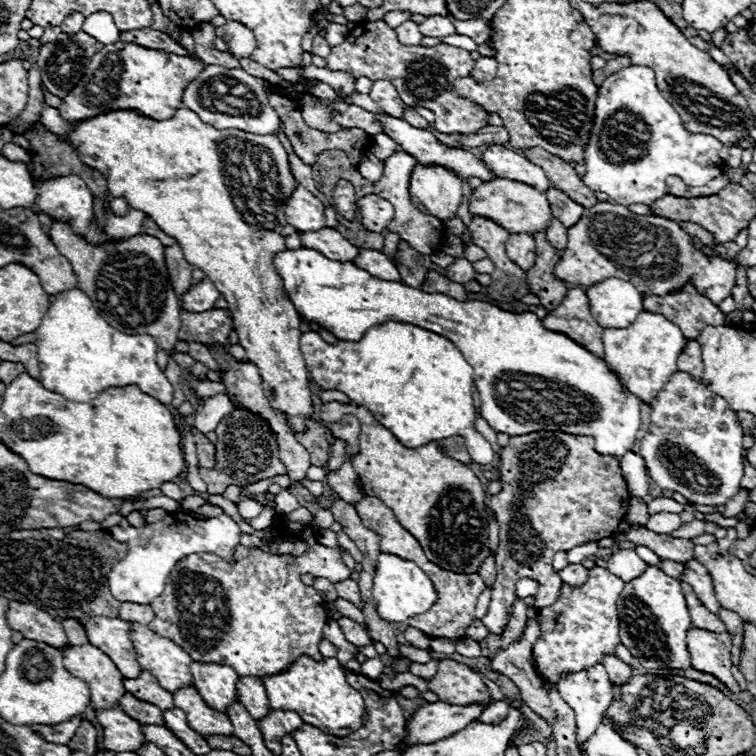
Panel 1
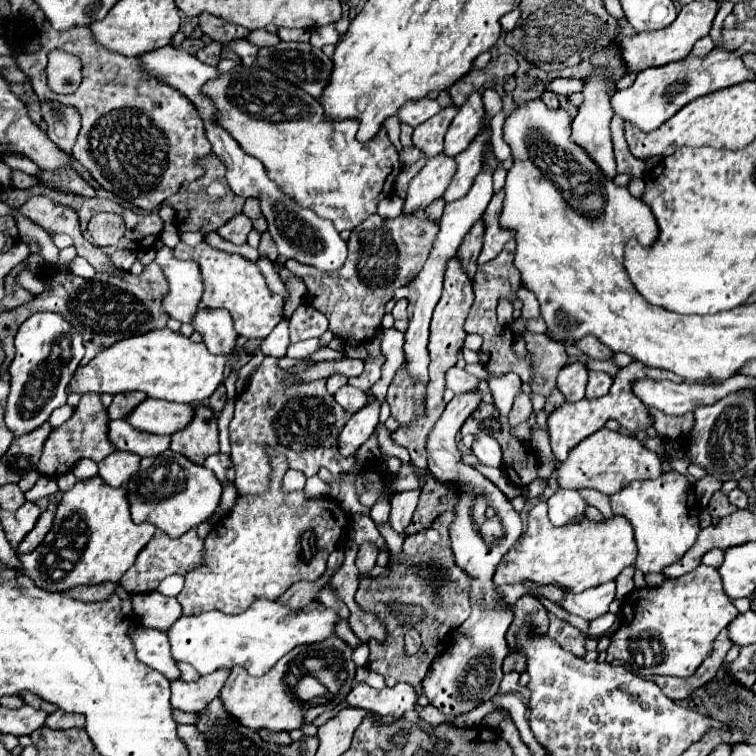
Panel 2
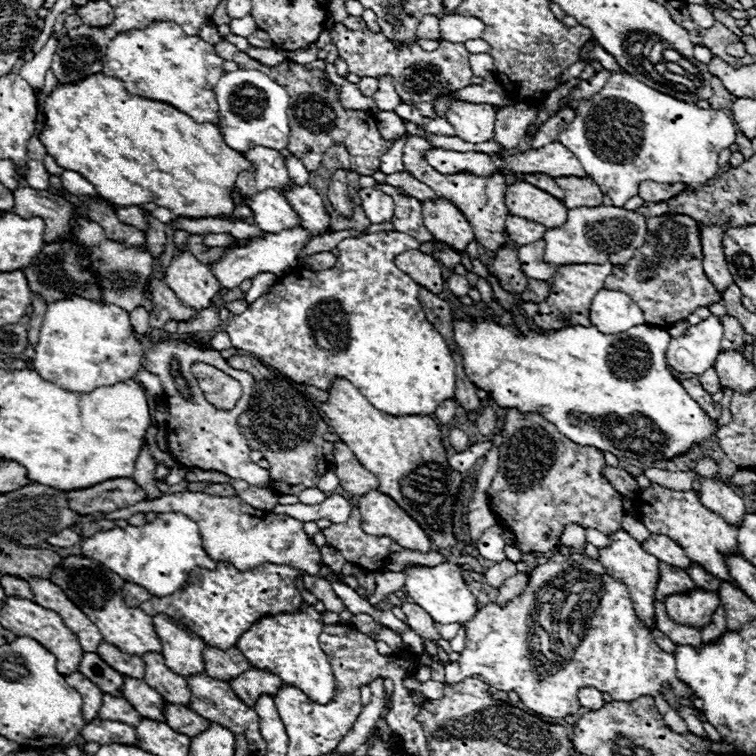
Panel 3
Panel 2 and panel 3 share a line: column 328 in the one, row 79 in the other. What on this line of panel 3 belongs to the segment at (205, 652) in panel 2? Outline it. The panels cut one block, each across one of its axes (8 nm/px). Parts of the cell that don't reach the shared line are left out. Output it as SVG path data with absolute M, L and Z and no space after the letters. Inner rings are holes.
M614 72L612 78L608 78L606 86L600 90L600 94L596 94L596 98L588 100L588 102L580 102L576 106L578 110L578 116L560 132L558 136L558 142L564 142L564 146L568 146L568 150L572 150L572 154L576 154L576 158L580 158L580 164L584 166L586 174L600 186L602 194L608 196L612 200L614 206L624 206L624 202L632 196L638 194L638 184L644 182L644 180L654 180L654 182L666 182L666 184L672 184L672 182L684 182L684 184L706 184L708 180L712 180L716 174L718 174L718 152L728 148L730 144L736 142L736 124L732 122L732 118L726 116L726 112L722 110L704 110L704 108L698 108L690 102L684 102L684 100L678 100L678 98L672 98L668 94L662 94L642 82L638 82L634 76L630 74L618 74Z

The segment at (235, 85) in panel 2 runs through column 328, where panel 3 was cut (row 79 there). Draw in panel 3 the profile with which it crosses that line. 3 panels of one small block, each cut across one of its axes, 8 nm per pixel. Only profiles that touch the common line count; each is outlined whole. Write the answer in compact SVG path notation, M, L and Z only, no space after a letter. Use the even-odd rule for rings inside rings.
M152 22L144 30L128 30L116 34L108 42L106 64L102 72L112 78L120 78L124 88L146 100L166 102L180 112L196 118L196 122L212 122L220 128L218 102L214 86L226 74L222 68L222 58L216 54L214 46L198 36L188 36L174 22Z

